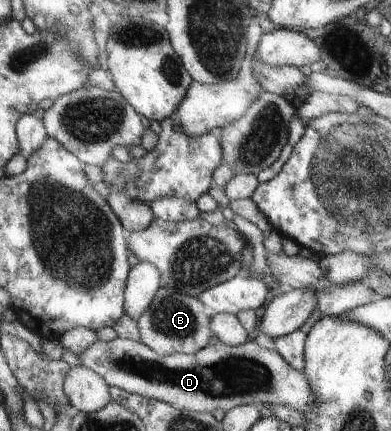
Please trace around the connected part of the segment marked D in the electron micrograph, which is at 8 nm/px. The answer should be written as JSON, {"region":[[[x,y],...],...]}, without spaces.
{"region":[[[118,337],[111,341],[96,341],[79,357],[84,366],[93,369],[100,377],[105,378],[110,387],[119,387],[128,393],[141,395],[148,399],[157,399],[174,405],[178,409],[193,412],[212,412],[216,409],[228,412],[240,406],[252,404],[259,406],[265,403],[266,405],[283,405],[307,414],[318,403],[318,395],[314,393],[305,373],[294,369],[294,366],[290,365],[281,353],[260,347],[252,338],[239,346],[224,345],[219,341],[216,345],[209,345],[194,354],[162,355],[142,340],[134,341]]]}

